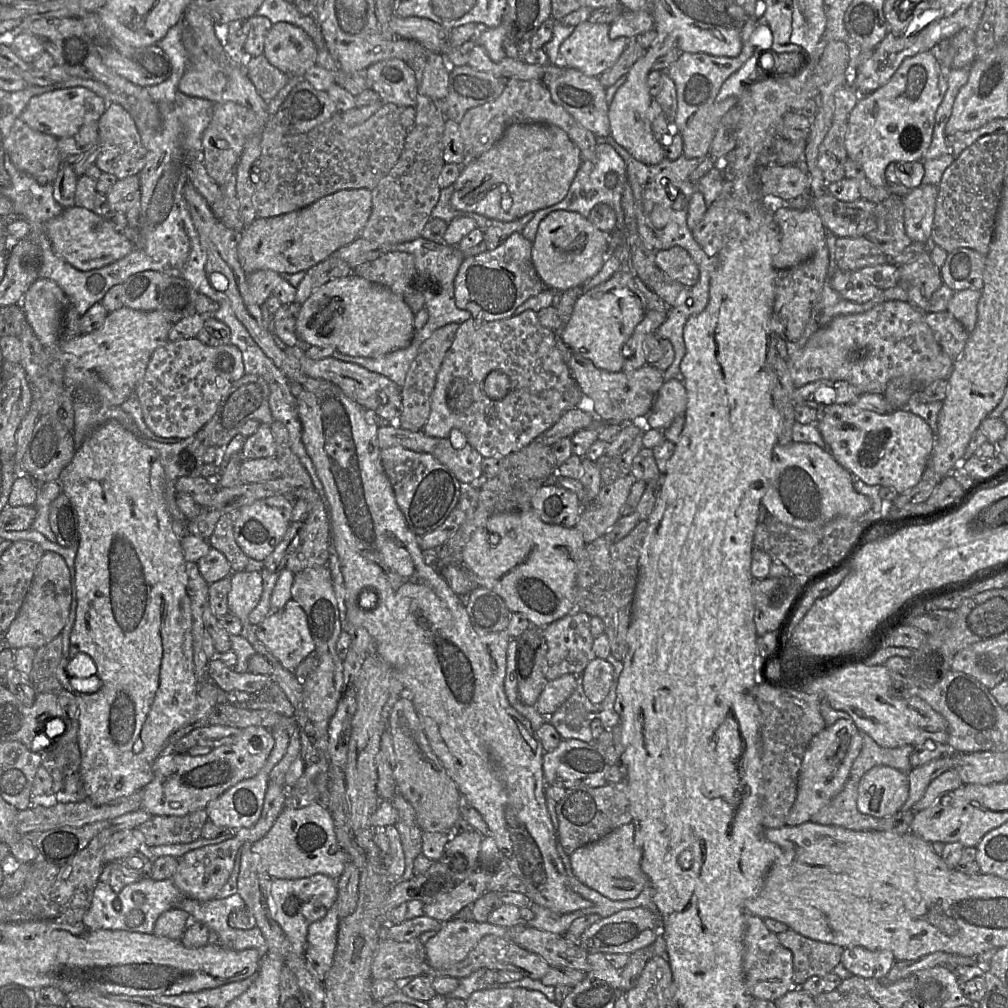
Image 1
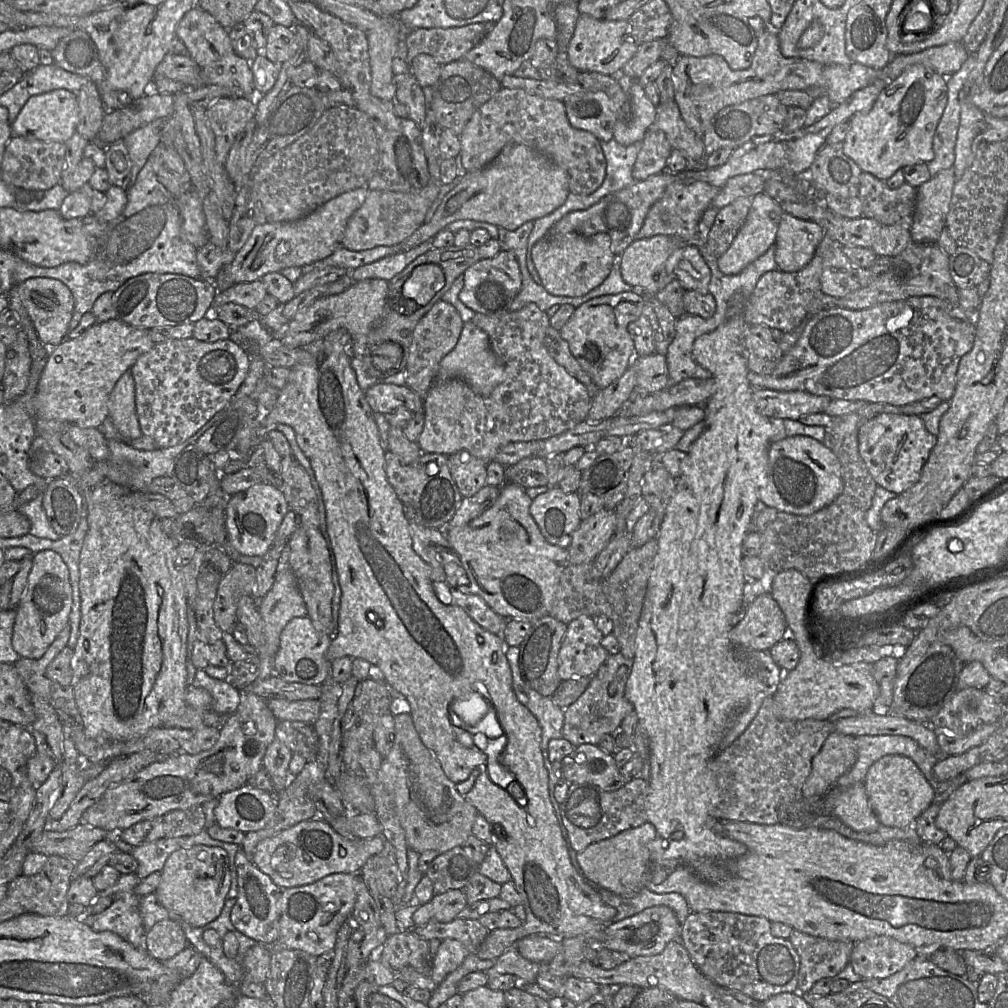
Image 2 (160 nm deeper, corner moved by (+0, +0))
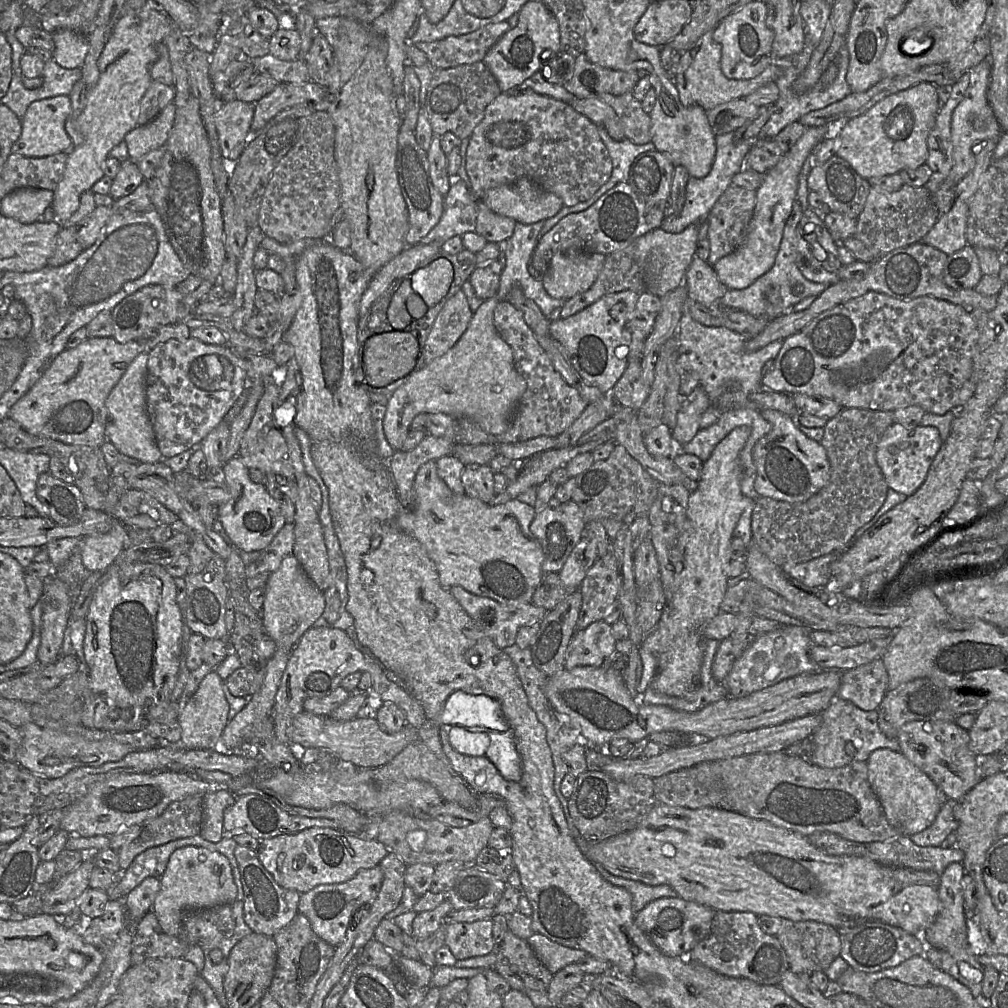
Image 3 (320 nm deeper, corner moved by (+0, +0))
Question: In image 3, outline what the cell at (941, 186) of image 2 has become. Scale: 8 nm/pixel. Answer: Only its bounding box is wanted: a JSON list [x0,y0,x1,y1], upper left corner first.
[932,57,1003,216]

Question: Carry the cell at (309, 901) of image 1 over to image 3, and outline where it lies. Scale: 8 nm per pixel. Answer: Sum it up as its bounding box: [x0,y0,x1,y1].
[298,866,383,947]

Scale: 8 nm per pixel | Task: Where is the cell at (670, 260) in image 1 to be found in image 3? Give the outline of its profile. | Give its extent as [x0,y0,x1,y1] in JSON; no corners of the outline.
[684,255,728,307]

